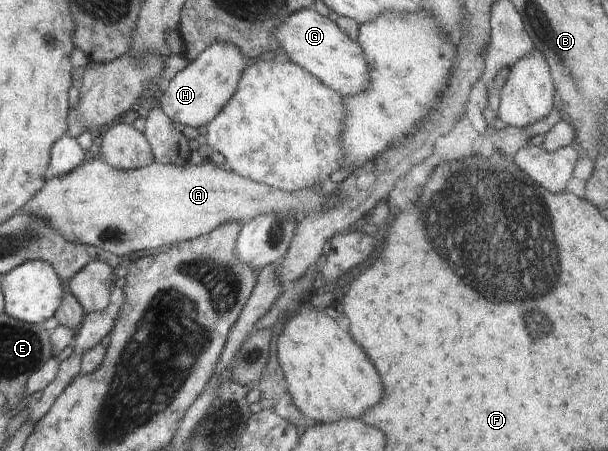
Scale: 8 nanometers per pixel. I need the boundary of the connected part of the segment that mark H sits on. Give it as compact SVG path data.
M217 42L208 46L197 58L175 74L165 85L165 90L160 91L159 106L173 122L185 126L199 128L209 124L223 110L223 107L233 98L241 73L247 66L247 59L237 46L230 42Z

